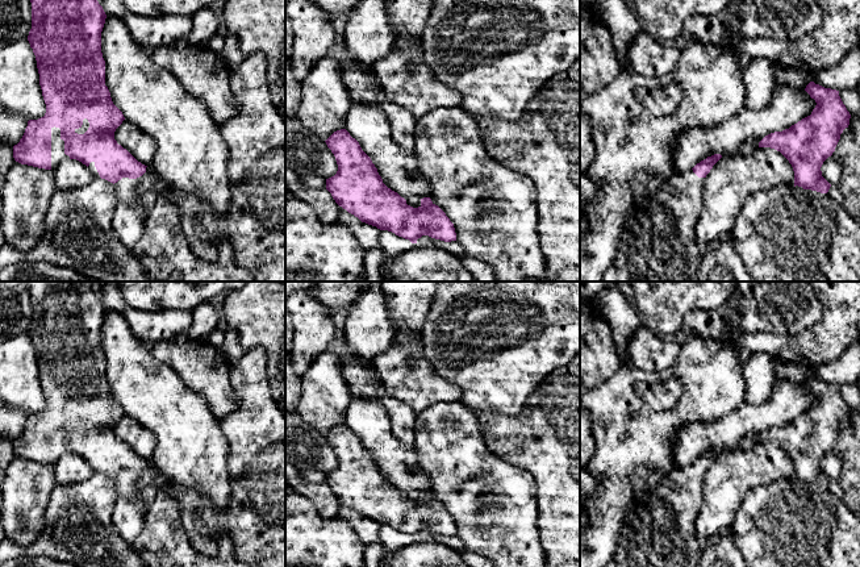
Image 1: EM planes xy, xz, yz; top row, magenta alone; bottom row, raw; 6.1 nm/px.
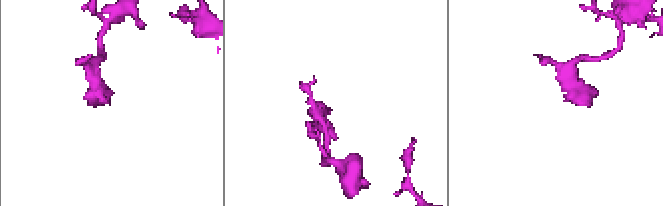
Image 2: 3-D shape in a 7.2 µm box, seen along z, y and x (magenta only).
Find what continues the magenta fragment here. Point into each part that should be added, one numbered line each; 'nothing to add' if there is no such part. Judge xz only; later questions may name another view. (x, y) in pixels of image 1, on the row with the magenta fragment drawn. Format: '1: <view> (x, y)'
nothing to add

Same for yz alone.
1: yz (658, 244)

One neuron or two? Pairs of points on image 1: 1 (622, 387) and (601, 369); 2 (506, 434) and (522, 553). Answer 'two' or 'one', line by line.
1: two
2: two

